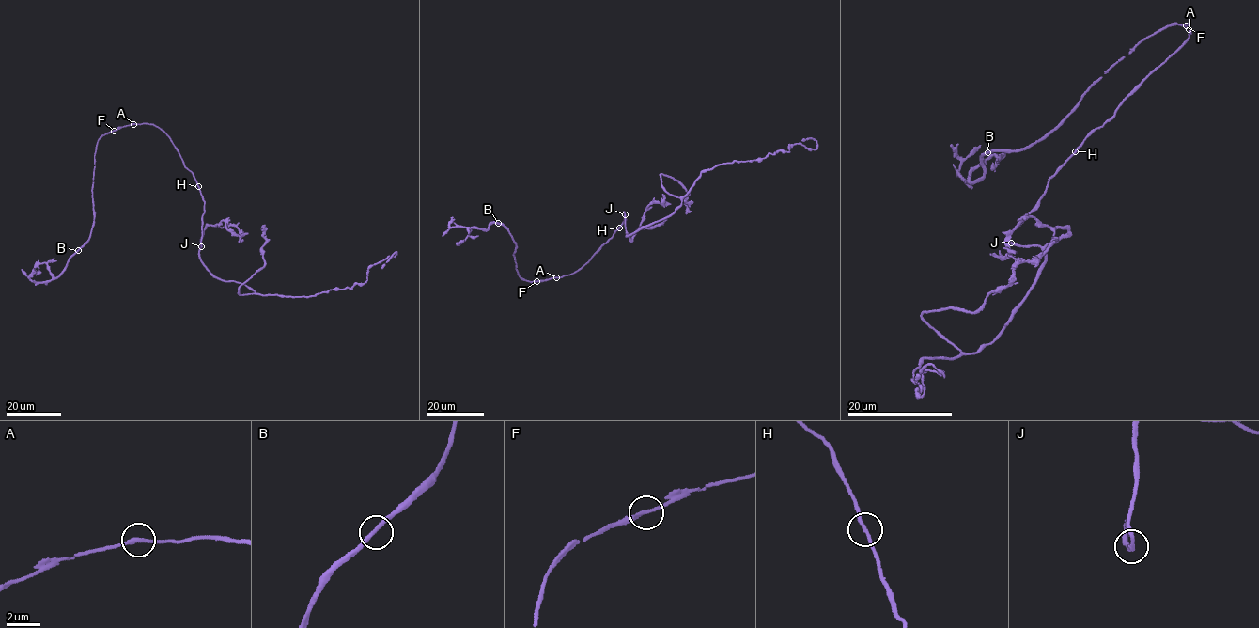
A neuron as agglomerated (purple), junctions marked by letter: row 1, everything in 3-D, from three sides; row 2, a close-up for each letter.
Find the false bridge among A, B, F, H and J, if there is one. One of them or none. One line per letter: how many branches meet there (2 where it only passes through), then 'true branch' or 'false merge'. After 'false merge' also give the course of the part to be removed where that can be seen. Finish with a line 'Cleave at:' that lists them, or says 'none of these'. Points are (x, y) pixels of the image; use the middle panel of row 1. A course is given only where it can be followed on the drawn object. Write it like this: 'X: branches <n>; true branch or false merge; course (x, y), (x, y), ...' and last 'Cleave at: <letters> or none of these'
A: branches 2; true branch
B: branches 2; true branch
F: branches 2; true branch
H: branches 2; true branch
J: branches 2; true branch
Cleave at: none of these

